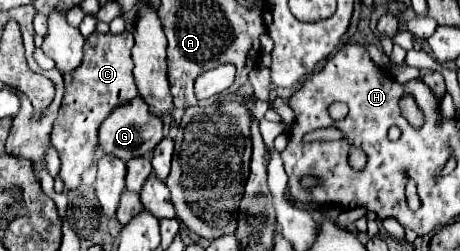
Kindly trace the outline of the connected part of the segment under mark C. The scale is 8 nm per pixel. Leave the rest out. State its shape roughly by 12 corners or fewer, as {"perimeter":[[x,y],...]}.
{"perimeter":[[94,31],[52,145],[68,189],[94,165],[100,123],[138,95],[128,31]]}

